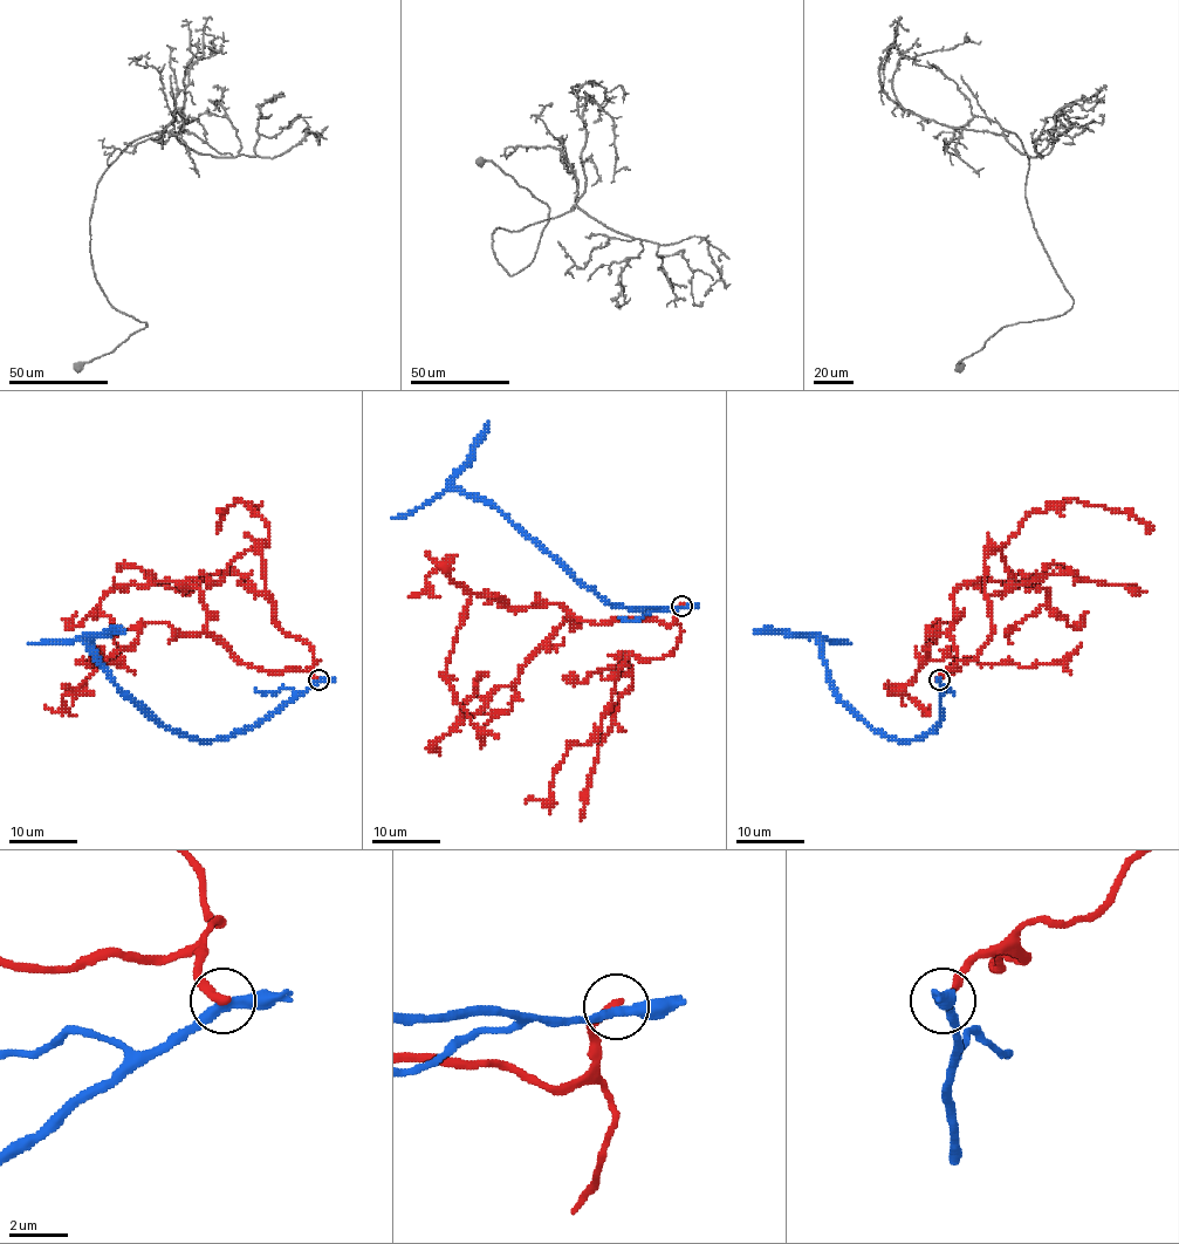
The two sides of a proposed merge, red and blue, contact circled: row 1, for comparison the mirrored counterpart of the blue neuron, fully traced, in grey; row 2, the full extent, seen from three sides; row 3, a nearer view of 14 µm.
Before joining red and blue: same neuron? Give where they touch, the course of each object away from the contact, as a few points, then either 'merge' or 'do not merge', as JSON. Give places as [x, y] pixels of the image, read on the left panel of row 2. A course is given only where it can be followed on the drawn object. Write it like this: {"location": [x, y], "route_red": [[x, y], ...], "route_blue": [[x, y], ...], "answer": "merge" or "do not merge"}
{"location": [319, 679], "route_red": [[317, 681], [313, 668], [262, 671], [206, 634], [152, 622], [130, 648], [82, 663], [107, 664], [118, 644]], "route_blue": [[317, 681], [254, 723], [218, 739], [189, 739], [162, 726], [123, 690], [87, 637], [118, 630], [125, 634]], "answer": "do not merge"}

